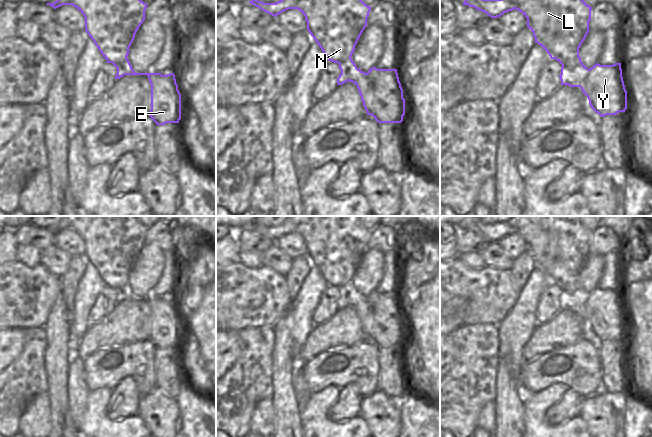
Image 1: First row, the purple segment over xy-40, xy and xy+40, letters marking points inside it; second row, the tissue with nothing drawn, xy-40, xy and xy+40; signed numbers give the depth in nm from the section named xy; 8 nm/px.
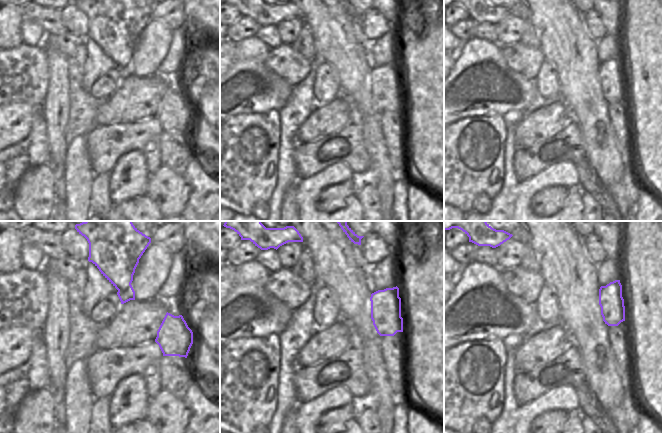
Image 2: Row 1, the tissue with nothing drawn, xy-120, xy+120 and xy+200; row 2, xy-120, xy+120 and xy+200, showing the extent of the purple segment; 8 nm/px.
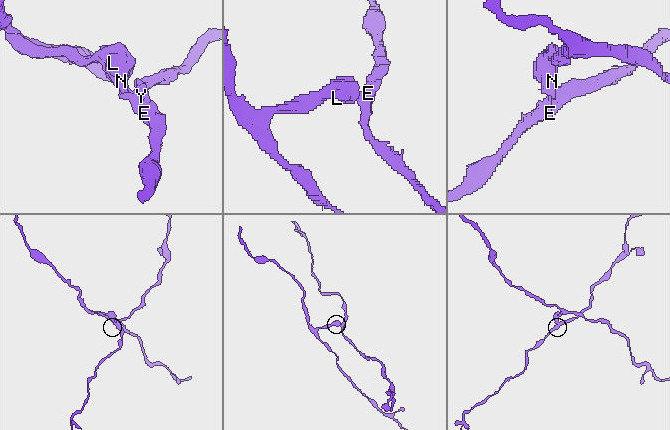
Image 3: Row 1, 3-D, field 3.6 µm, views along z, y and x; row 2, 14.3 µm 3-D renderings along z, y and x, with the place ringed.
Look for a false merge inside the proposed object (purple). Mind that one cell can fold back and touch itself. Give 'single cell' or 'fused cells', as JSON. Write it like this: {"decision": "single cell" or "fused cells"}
{"decision": "fused cells"}

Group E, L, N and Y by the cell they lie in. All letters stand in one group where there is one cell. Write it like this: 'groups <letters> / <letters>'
groups E Y / L N

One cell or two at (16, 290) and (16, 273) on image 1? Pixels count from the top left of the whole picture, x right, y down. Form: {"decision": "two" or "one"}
{"decision": "one"}

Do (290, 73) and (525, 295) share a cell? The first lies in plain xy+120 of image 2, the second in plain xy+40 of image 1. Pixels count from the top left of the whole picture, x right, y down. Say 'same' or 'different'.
different

